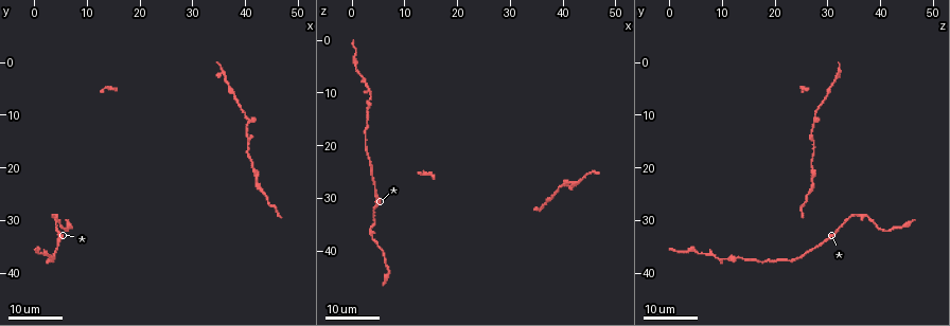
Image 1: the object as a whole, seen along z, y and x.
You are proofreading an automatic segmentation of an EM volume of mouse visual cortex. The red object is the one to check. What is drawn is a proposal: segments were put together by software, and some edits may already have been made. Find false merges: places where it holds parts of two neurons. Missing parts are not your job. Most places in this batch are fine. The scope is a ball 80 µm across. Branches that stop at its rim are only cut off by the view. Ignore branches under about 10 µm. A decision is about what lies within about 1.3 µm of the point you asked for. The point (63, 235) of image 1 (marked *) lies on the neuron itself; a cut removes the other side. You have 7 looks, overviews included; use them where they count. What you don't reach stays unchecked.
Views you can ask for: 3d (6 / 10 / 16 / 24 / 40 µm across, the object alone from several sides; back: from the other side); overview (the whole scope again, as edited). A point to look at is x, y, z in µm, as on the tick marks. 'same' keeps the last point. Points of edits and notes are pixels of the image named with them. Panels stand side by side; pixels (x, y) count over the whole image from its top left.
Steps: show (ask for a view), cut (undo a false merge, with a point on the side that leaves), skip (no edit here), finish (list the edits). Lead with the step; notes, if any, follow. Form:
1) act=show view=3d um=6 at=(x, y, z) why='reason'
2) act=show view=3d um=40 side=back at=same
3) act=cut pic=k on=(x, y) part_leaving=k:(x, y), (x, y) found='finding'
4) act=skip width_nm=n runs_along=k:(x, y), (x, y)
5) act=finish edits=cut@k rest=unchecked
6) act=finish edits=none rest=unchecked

act=show view=3d um=16 at=(3.5, 37.5, 11.0) why='sudden change in width'

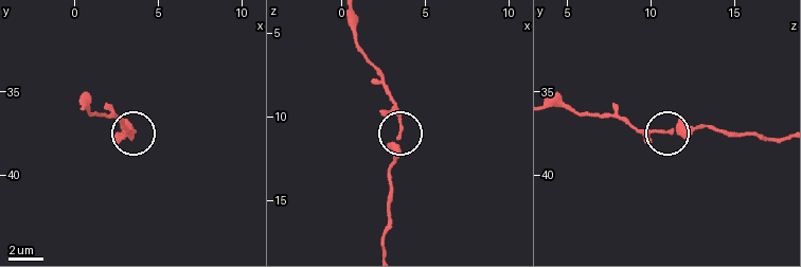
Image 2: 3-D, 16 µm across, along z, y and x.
act=show view=3d um=6 at=(3.5, 37.4, 11.1)

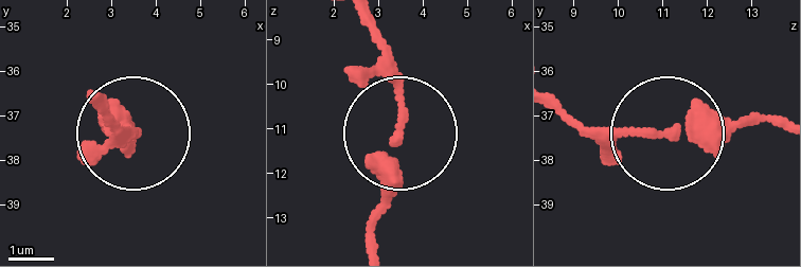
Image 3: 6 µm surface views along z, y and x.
act=show view=3d um=6 side=back at=(3.50, 37.35, 11.05)

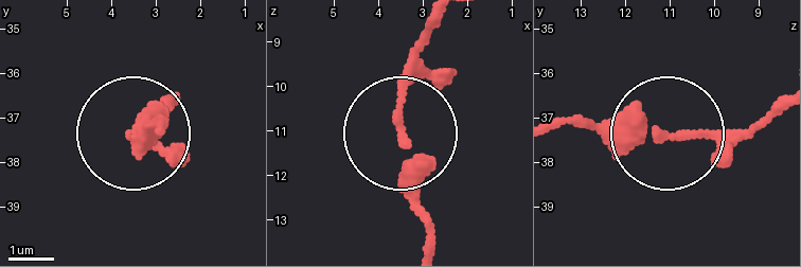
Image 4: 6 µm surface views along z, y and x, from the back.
act=skip found='continuous, no second neuron'

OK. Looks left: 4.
act=show view=3d um=24 at=(40.0, 13.5, 26.5) why='calibre changes'

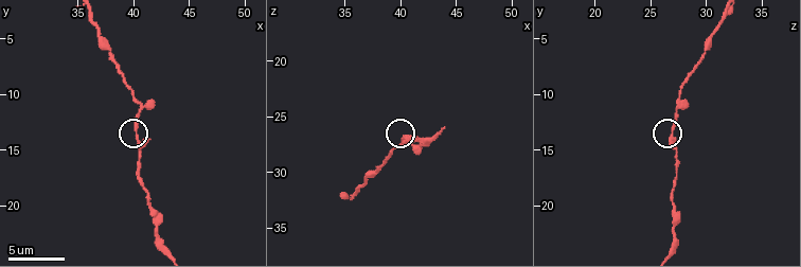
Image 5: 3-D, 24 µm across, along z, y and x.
act=show view=3d um=10 at=(40.2, 13.2, 27.0)

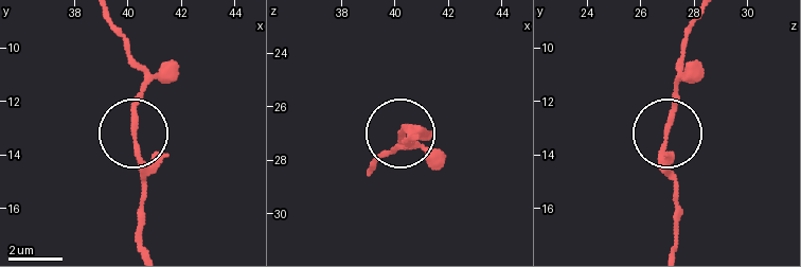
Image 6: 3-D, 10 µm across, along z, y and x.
act=skip width_nm=180 found='continuous, no second neuron'

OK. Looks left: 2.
act=show view=3d um=10 at=(38.2, 6.6, 30.0) why='calibre changes'

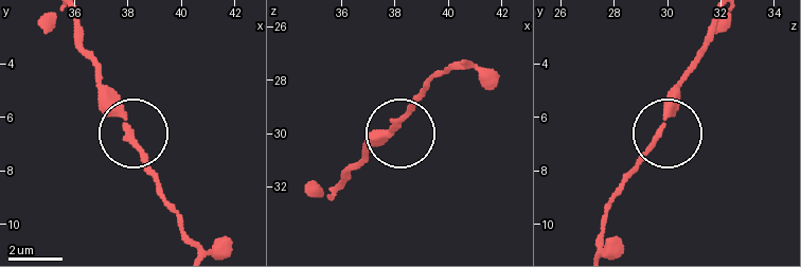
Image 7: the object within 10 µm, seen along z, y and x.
act=skip runs_along=7:(462, 64), (432, 77), (401, 125), (367, 149) found='continuous, no second neuron'

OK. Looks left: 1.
act=show view=3d um=16 at=(41.4, 20.2, 27.0) why='thick turns thin'

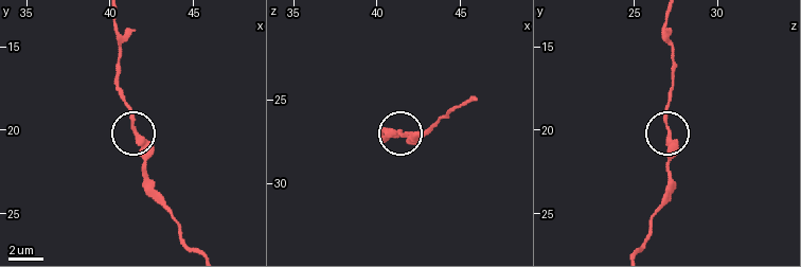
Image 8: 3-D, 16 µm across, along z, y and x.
act=skip width_nm=230 found='continuous, no second neuron'

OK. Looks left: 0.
act=finish edits=none rest=unchecked

